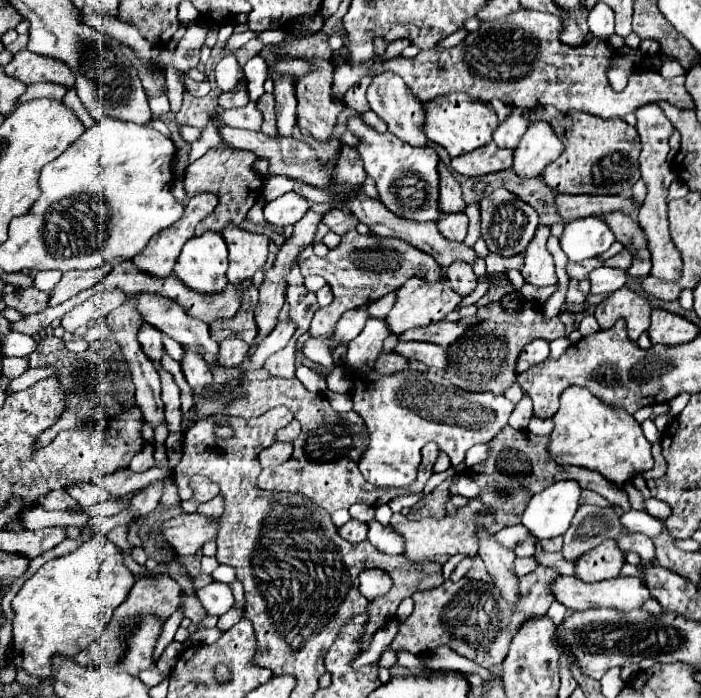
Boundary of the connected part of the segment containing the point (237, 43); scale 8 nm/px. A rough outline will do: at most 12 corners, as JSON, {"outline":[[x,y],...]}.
{"outline":[[250,30],[233,34],[226,45],[230,49],[243,46],[255,34]]}

